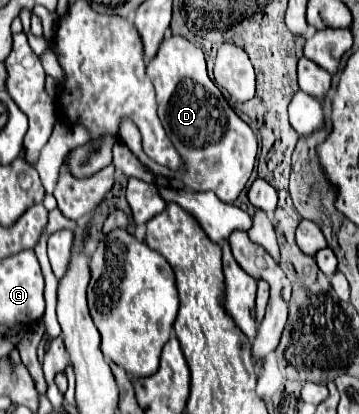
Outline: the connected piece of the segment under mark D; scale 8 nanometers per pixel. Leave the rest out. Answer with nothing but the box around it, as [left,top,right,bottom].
[121,35,257,203]

